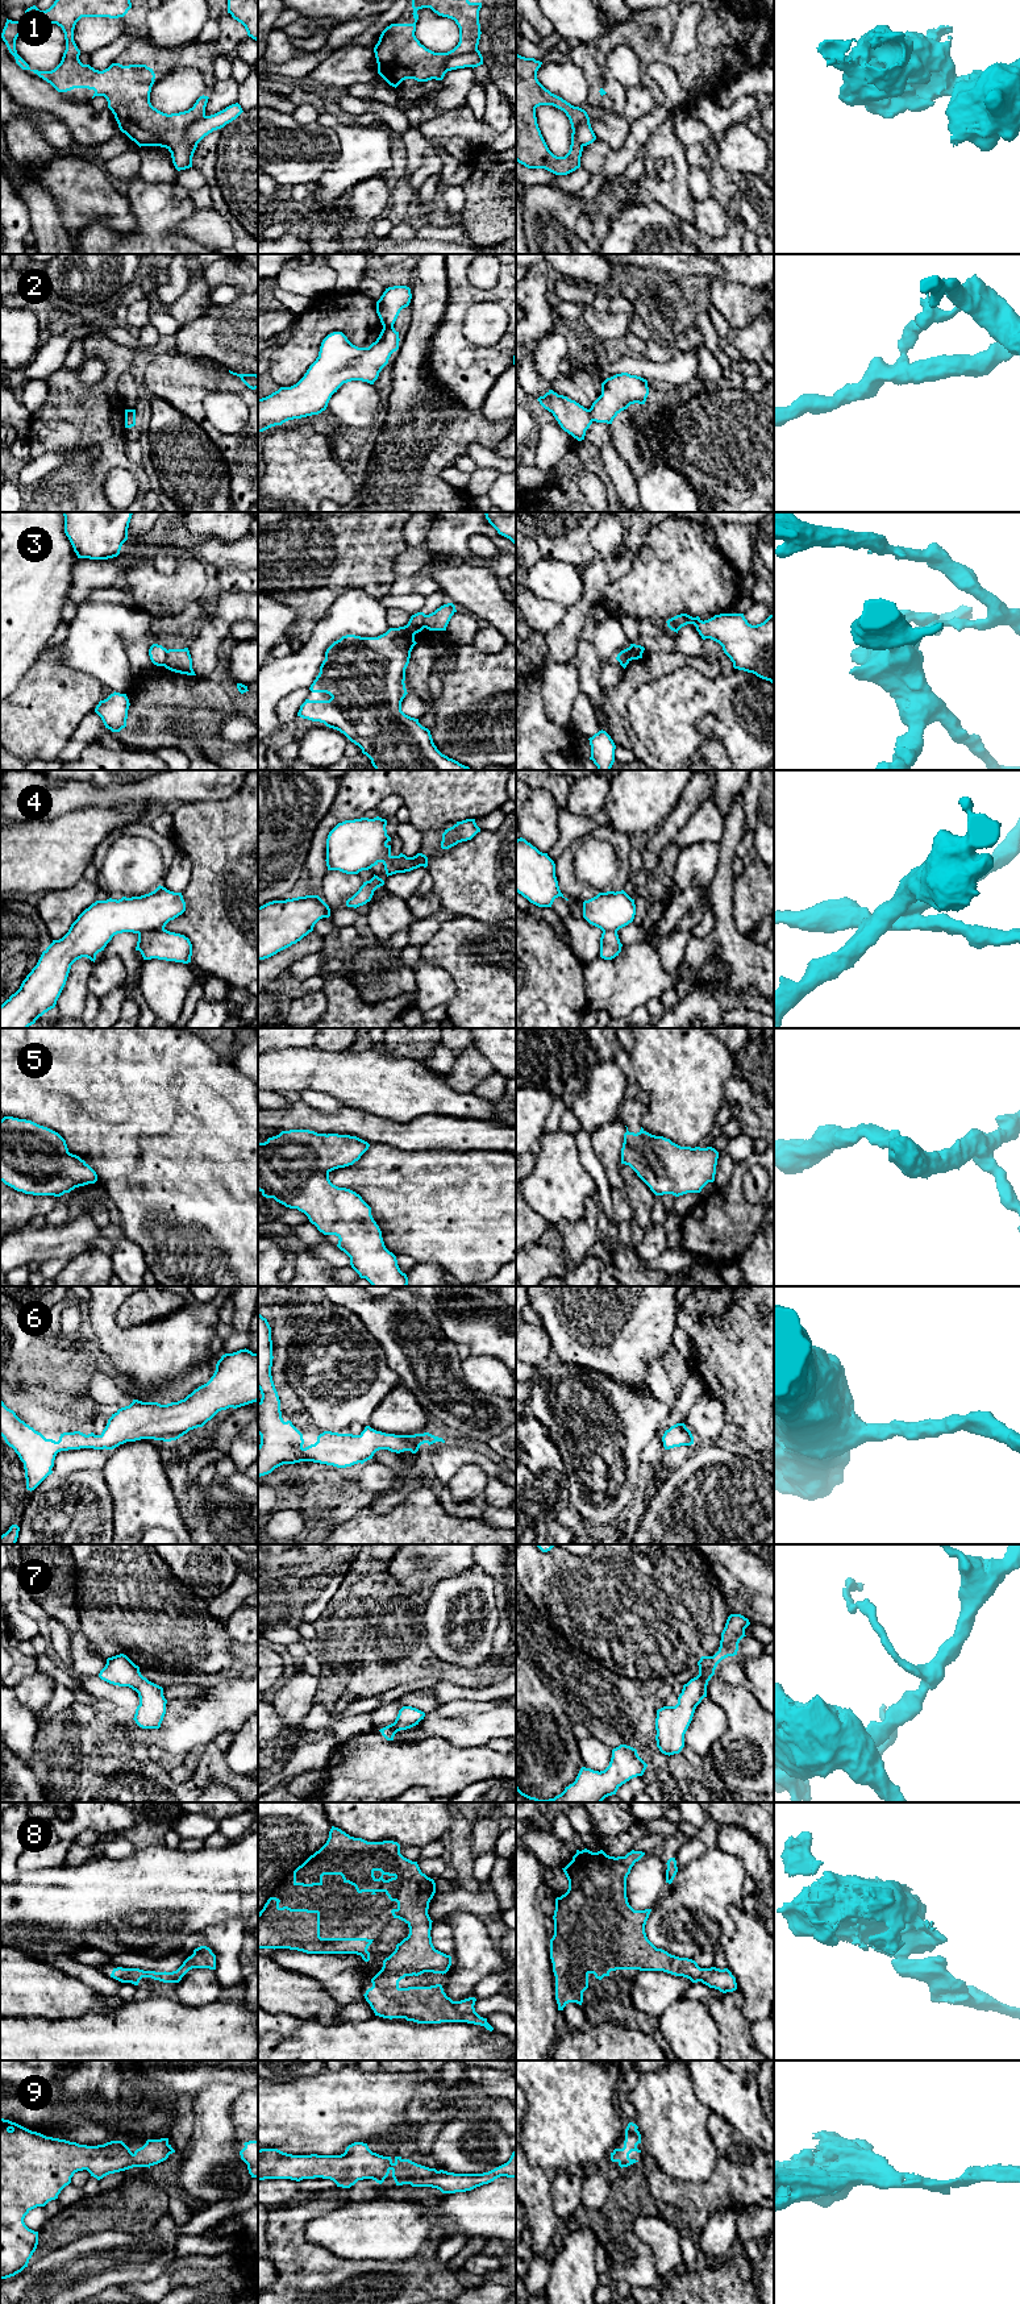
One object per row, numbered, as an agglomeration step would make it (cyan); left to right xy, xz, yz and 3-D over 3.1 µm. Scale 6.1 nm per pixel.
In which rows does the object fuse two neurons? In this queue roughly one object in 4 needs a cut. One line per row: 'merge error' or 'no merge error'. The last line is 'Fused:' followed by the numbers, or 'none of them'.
1: merge error
2: merge error
3: merge error
4: merge error
5: no merge error
6: no merge error
7: no merge error
8: no merge error
9: no merge error
Fused: 1, 2, 3, 4

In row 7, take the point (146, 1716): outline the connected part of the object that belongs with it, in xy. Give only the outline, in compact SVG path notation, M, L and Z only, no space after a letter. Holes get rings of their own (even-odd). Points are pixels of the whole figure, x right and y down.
M120 1654L107 1659L99 1677L109 1684L129 1687L138 1693L140 1705L134 1721L142 1729L159 1729L166 1714L167 1700L163 1688L149 1681L126 1655Z

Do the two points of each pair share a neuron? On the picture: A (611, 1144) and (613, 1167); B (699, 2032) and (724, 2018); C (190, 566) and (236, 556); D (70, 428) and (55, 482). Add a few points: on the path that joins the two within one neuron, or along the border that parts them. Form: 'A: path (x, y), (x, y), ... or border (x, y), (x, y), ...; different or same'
A: path (611, 1150), (611, 1161); same
B: border (707, 2004), (708, 2012), (719, 2029), (720, 2046); different
C: border (183, 556), (191, 554), (203, 564); different
D: path (70, 441), (71, 466), (69, 469); same

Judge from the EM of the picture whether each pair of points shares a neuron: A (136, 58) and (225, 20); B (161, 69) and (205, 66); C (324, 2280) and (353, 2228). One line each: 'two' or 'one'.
A: one
B: one
C: two

